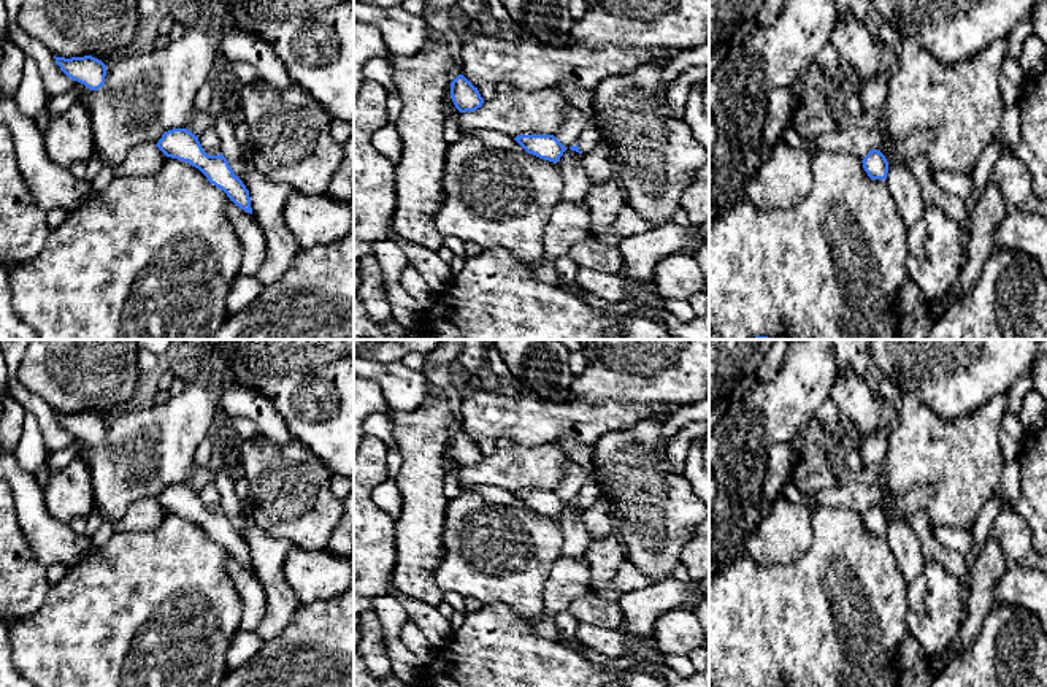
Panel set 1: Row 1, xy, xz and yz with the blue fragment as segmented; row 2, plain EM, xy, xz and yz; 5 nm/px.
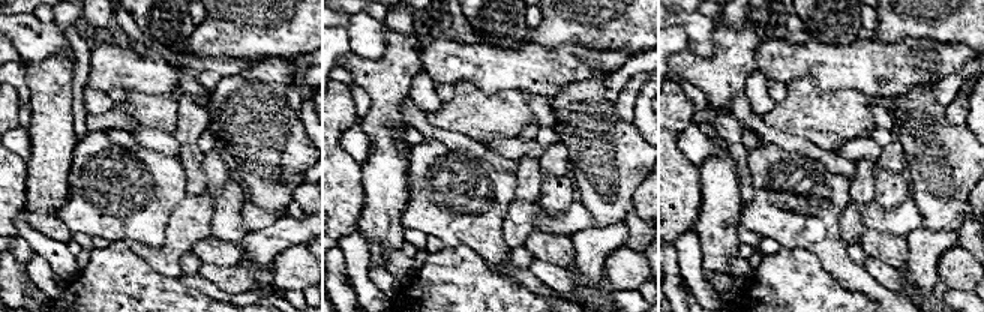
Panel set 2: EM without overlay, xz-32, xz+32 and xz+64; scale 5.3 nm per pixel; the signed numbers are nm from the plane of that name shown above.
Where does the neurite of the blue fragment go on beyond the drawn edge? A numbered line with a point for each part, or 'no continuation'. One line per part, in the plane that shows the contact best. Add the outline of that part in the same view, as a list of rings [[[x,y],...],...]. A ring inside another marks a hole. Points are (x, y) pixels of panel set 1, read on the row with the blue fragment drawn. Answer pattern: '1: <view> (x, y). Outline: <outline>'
no continuation

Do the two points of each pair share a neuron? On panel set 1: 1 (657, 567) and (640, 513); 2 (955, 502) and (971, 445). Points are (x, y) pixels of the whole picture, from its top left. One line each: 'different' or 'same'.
1: same
2: same

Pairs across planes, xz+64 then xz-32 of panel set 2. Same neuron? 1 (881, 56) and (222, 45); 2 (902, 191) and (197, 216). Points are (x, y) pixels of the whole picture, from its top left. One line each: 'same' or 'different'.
1: different
2: different

